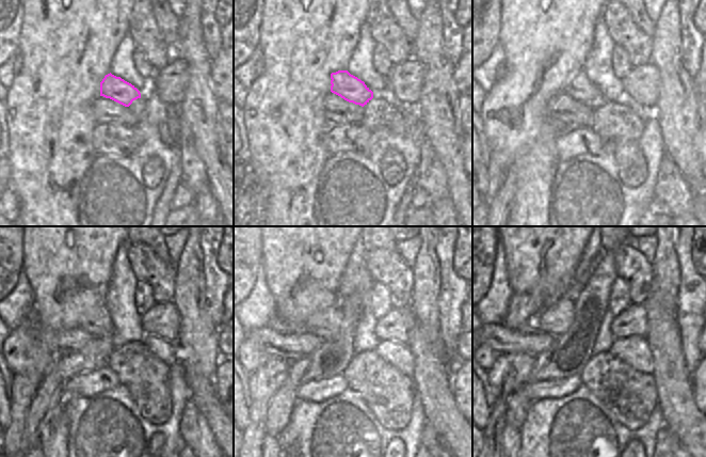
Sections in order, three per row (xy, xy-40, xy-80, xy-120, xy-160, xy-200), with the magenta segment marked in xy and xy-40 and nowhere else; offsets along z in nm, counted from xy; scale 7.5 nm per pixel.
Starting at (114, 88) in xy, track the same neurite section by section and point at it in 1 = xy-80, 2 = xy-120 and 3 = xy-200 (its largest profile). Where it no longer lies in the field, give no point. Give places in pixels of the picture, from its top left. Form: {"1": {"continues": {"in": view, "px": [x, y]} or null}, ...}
{"1": {"continues": {"in": "xy-80", "px": [577, 84]}}, "2": {"continues": {"in": "xy-120", "px": [97, 322]}}, "3": {"continues": {"in": "xy-200", "px": [557, 318]}}}

